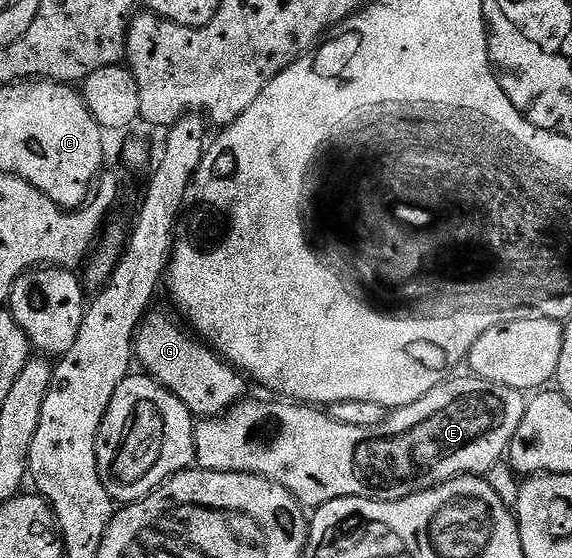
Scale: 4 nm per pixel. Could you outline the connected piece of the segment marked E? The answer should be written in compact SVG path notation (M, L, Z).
M472 375L464 376L465 377L454 376L452 379L446 379L442 381L440 385L437 385L431 391L427 391L427 395L423 395L423 399L419 399L418 401L416 401L415 403L411 403L410 405L405 405L401 409L392 410L392 412L390 412L388 416L386 416L385 421L383 423L379 423L375 427L347 427L343 423L335 423L335 419L333 417L330 417L328 412L322 411L320 408L317 407L310 407L304 403L290 403L288 400L285 399L269 399L273 401L249 401L250 399L242 399L238 401L232 409L229 409L226 413L221 414L221 416L207 417L198 420L196 424L194 424L193 438L195 439L196 468L206 469L207 471L223 471L224 473L250 473L251 475L266 477L267 479L271 479L275 483L279 483L283 487L287 487L287 491L291 491L291 495L295 495L295 499L297 500L297 502L299 502L302 507L309 511L316 511L317 508L319 508L319 506L321 506L323 503L331 503L331 499L343 499L344 497L366 497L367 499L375 499L376 501L398 501L399 499L403 499L404 497L415 495L416 493L418 493L419 491L423 491L424 489L434 489L435 486L447 483L448 481L450 481L451 479L455 479L456 477L479 477L482 475L488 475L488 473L491 471L491 467L502 464L503 458L506 456L506 454L508 454L509 444L513 442L515 431L519 431L519 423L521 422L521 420L523 419L523 415L525 414L527 397L526 394L522 392L522 390L512 389L511 387L503 387L499 383L484 381L481 377L475 377Z

